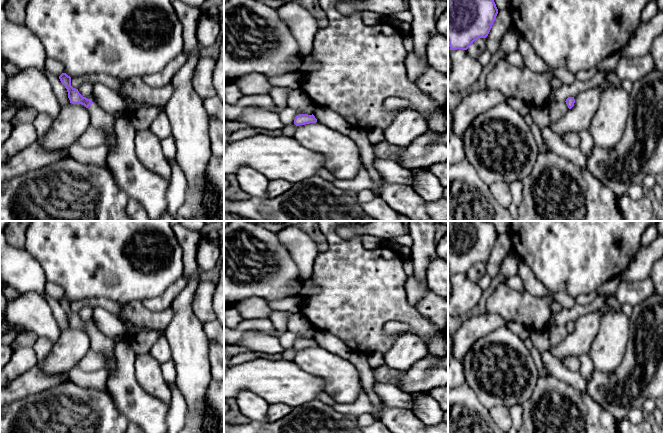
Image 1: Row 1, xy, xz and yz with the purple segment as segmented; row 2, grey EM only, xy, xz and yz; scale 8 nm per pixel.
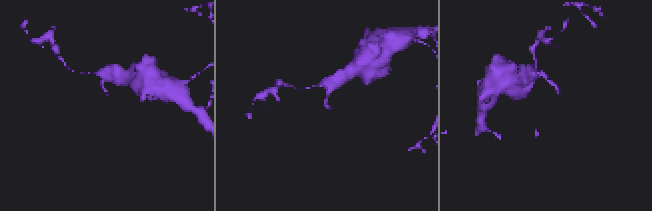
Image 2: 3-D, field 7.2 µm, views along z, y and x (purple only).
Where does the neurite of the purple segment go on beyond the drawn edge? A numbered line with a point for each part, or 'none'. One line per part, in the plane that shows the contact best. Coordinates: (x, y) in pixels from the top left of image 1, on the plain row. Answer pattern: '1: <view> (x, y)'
1: xy (99, 342)

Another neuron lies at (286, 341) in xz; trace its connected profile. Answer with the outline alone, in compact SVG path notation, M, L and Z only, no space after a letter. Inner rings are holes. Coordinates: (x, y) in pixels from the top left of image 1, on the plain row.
M285 331L278 338L278 343L283 350L290 349L290 348L294 347L295 341L299 338L305 338L305 336L296 334L296 333L292 333L290 331Z

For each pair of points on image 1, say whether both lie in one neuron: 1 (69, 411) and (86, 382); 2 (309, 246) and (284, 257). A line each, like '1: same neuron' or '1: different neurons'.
1: different neurons
2: different neurons

